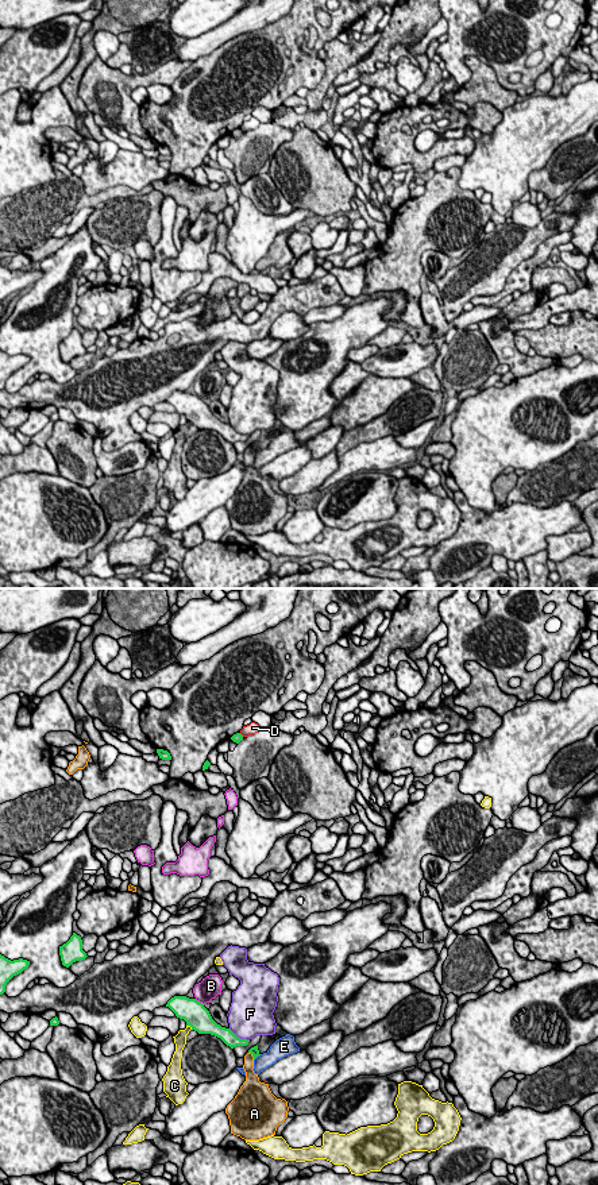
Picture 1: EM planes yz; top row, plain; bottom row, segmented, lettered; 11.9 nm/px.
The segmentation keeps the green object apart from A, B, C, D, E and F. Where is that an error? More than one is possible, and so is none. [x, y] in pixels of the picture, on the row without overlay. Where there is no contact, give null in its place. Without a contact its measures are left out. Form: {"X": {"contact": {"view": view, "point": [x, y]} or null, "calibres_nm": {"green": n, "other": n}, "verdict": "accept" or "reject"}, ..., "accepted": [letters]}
{"A": {"contact": {"view": "yz", "point": [253, 451]}, "calibres_nm": {"green": 100, "other": 130}, "verdict": "reject"}, "B": {"contact": {"view": "yz", "point": [199, 397]}, "calibres_nm": {"green": 300, "other": 240}, "verdict": "reject"}, "C": {"contact": {"view": "yz", "point": [189, 420]}, "calibres_nm": {"green": 300, "other": 160}, "verdict": "reject"}, "D": {"contact": {"view": "yz", "point": [240, 130]}, "calibres_nm": {"green": 120, "other": 140}, "verdict": "reject"}, "E": {"contact": {"view": "yz", "point": [257, 451]}, "calibres_nm": {"green": 100, "other": 200}, "verdict": "reject"}, "F": {"contact": {"view": "yz", "point": [239, 433]}, "calibres_nm": {"green": 160, "other": 420}, "verdict": "reject"}, "accepted": []}

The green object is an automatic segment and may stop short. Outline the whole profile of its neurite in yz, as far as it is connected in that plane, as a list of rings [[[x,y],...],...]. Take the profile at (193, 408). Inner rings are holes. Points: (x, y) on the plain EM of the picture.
[[[186,391],[171,393],[166,402],[169,402],[177,413],[184,414],[186,421],[198,429],[211,429],[220,433],[231,444],[236,441],[247,441],[250,436],[238,433],[229,424],[217,420],[209,406],[202,398]]]

